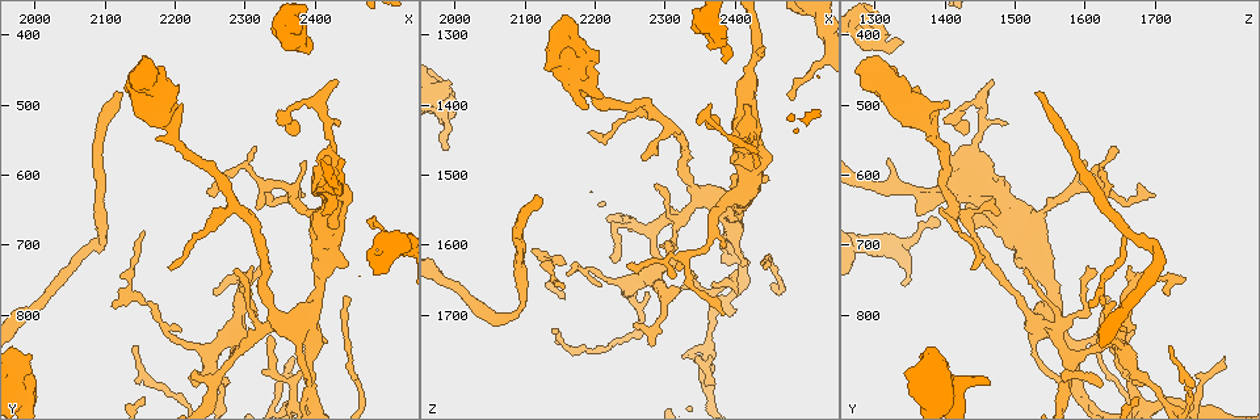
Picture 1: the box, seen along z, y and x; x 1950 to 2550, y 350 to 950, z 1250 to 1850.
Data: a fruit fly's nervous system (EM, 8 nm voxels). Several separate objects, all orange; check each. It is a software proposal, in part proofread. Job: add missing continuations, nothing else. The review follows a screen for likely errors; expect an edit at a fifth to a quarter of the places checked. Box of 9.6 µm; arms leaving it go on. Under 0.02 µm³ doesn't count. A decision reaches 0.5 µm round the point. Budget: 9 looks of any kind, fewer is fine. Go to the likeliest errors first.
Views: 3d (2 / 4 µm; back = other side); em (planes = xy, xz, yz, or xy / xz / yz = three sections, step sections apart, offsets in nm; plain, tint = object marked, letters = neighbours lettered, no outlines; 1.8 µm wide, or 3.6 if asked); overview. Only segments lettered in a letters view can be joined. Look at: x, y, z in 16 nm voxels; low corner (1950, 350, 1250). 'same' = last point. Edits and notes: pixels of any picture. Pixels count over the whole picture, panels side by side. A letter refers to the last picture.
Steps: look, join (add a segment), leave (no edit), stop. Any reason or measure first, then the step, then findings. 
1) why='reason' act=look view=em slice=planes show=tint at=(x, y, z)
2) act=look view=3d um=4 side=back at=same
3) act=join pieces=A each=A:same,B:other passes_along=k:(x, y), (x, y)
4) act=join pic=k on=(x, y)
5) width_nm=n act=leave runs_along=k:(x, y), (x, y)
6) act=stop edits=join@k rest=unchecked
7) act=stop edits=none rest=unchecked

why='free end' act=look view=em um=3.6 slice=xz step=4 show=tint at=(2115, 480, 1530)

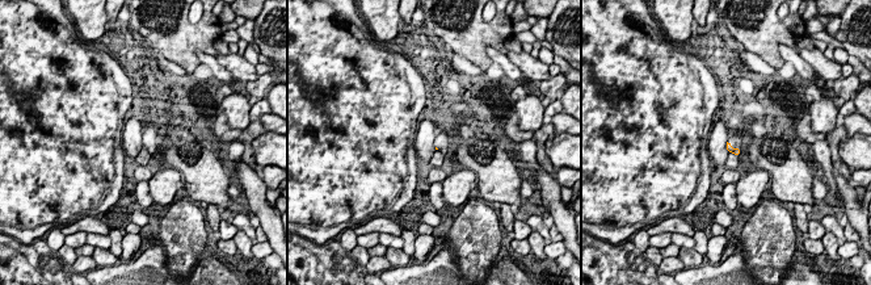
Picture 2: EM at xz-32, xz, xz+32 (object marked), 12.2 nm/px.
act=look view=em um=3.6 slice=xz step=4 show=letters at=same

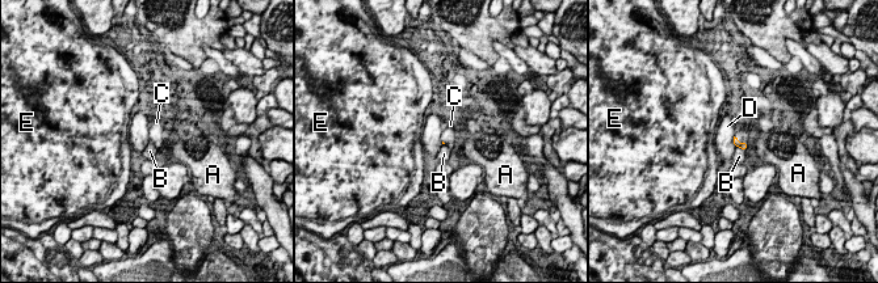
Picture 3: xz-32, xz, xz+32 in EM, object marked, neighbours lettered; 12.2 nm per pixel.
act=join pieces=C each=A:other,B:other,C:same,D:other,E:other passes_along=3:(743, 146), (740, 143), (742, 135) found='it goes on there'

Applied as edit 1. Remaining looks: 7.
why='four arms meet' act=look view=em slice=planes show=letters at=(2360, 815, 1530)

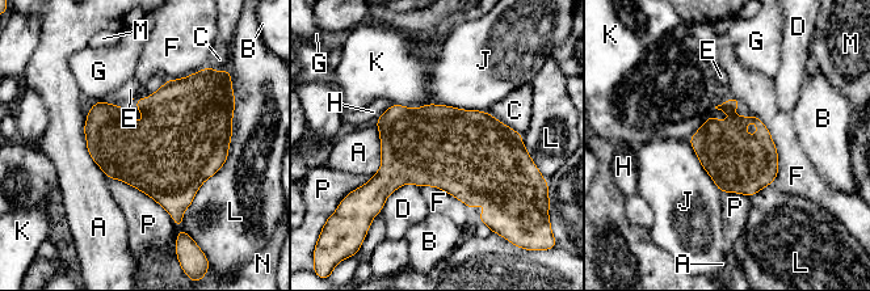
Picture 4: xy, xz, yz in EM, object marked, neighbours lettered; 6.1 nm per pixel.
width_nm=440 act=leave each=A:other,B:other,C:other,D:other,E:other,F:other,G:other,H:other,J:other,K:other,L:other,M:other,N:other,P:other border=4:(429, 102), (488, 113) found='no lettered segment goes on from it'

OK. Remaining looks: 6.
why='thick turns thin' act=look view=3d um=4 at=(2360, 515, 1420)

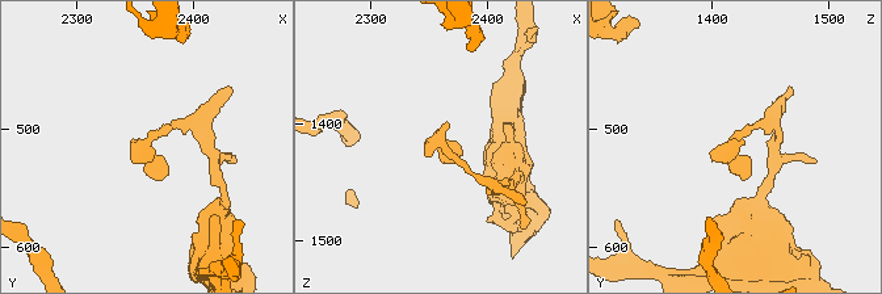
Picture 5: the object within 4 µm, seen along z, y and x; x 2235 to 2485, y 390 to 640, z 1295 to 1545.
act=look view=em slice=planes show=tint at=(2360, 516, 1416)

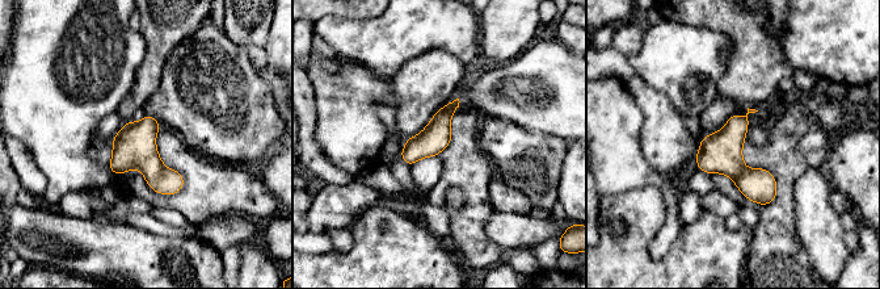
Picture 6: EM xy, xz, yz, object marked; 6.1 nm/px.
why='what lies round it' act=look view=em slice=planes show=letters at=same

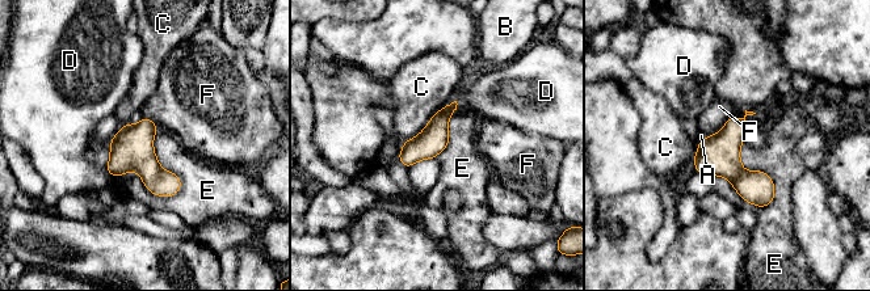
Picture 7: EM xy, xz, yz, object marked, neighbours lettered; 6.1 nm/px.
longest_contact=E:440nm act=leave each=A:other,B:other,C:other,D:other,E:other,F:other found='no lettered segment goes on from it'

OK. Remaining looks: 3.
why='free end' act=look view=3d um=4 at=(2410, 655, 1360)

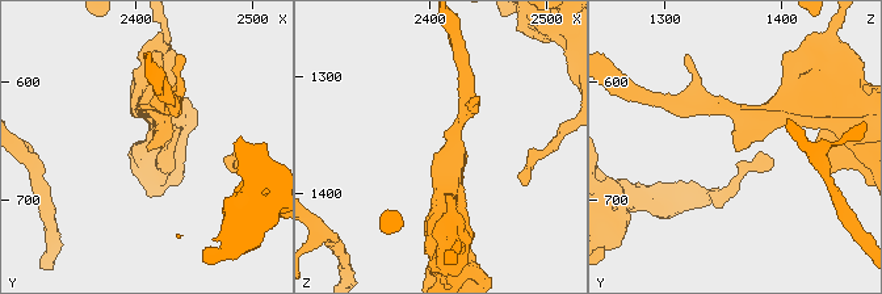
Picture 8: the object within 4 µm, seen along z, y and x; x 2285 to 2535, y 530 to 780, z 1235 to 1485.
why='now the EM' act=look view=em slice=planes show=letters at=(2412, 654, 1360)

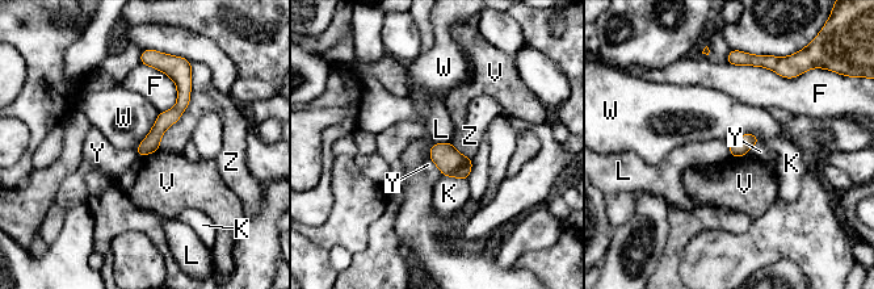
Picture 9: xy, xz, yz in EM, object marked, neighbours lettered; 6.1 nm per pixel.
longest_contact=Z:550nm act=leave each=F:other,K:other,L:other,V:other,W:other,Y:other,Z:other runs_along=9:(171, 72), (183, 103), (142, 153) found='none of them fits'

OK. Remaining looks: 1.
act=stop edits=join@3 rest=unchecked

